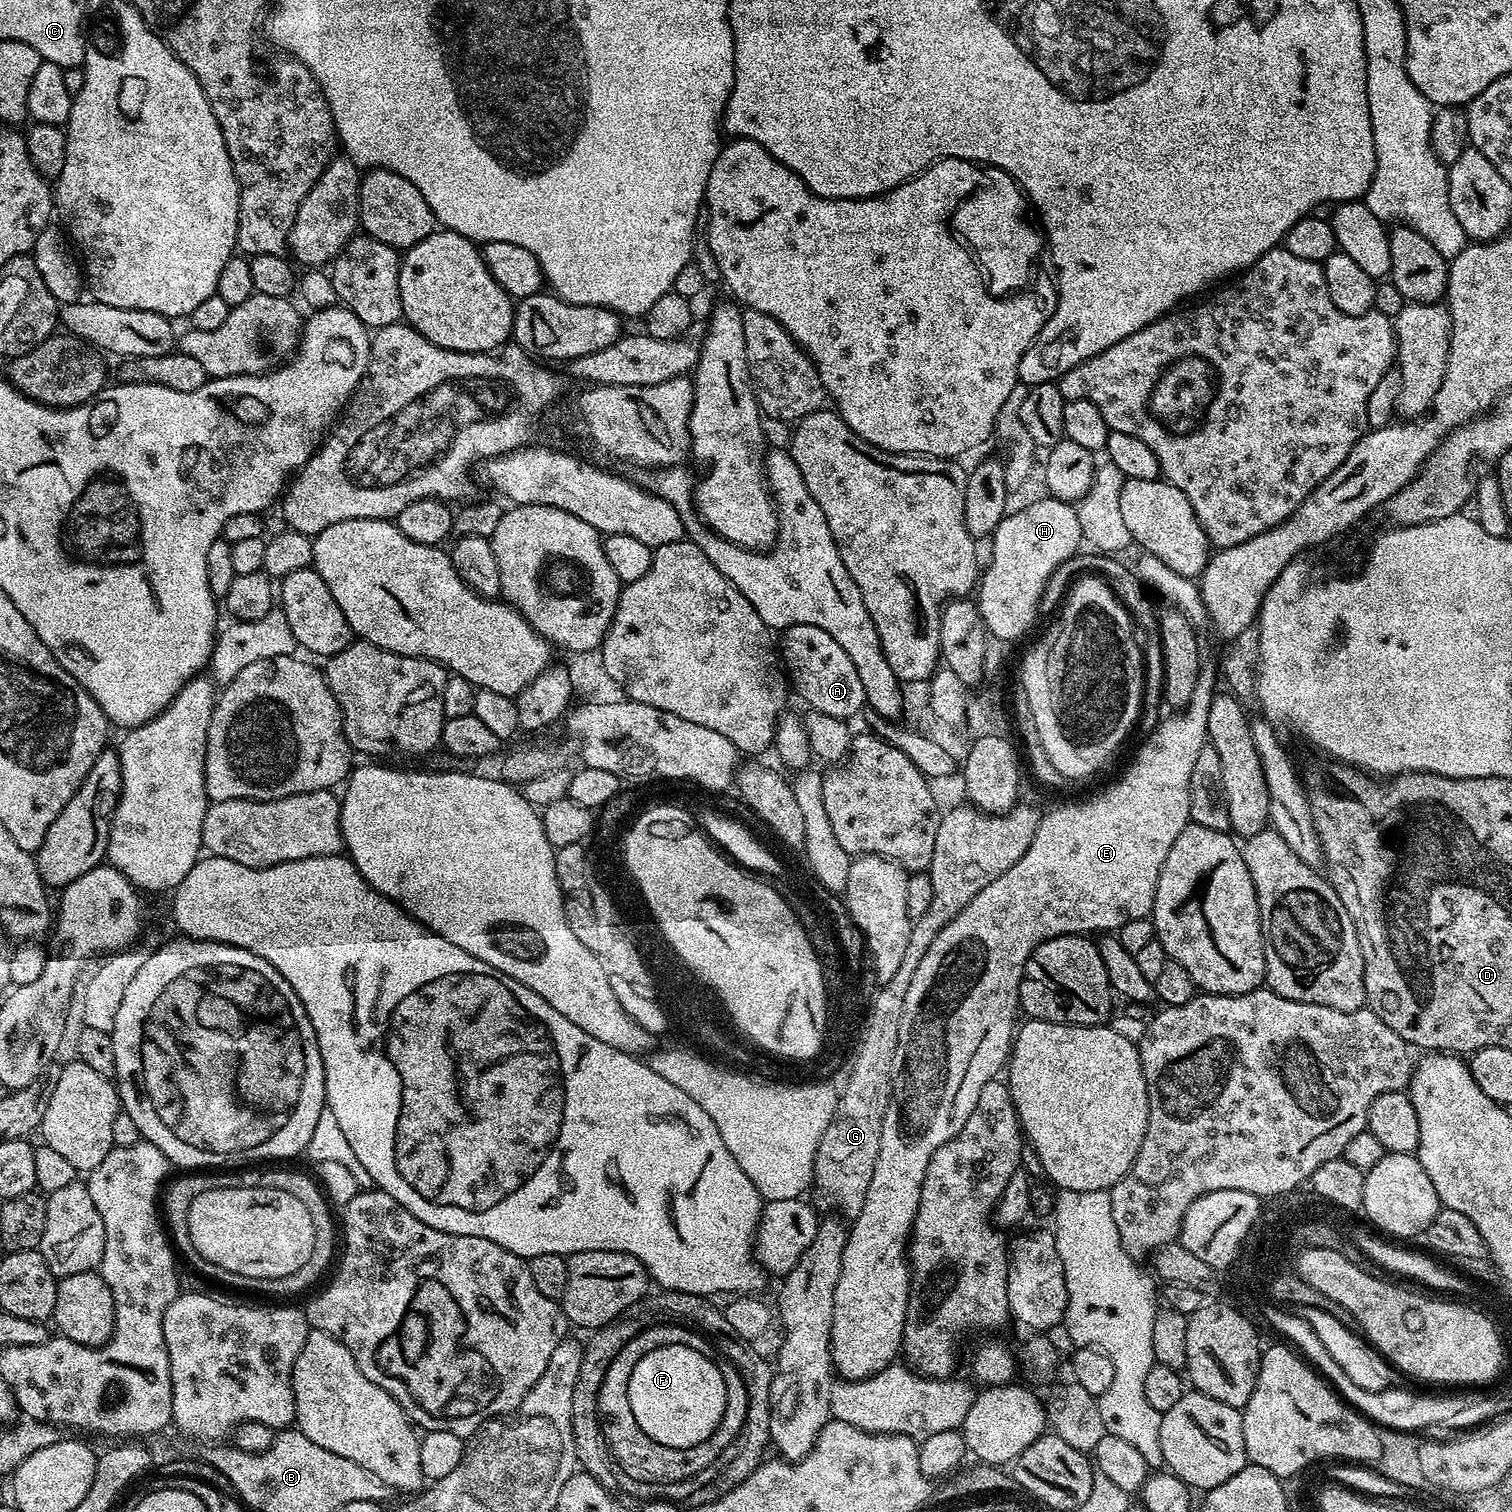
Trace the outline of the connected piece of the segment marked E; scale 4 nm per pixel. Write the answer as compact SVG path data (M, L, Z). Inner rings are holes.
M1208 666L1201 667L1200 677L1198 682L1194 686L1194 694L1188 696L1187 705L1181 707L1179 710L1173 711L1172 716L1165 715L1161 719L1160 725L1158 725L1154 731L1146 737L1143 737L1140 749L1136 752L1136 757L1132 760L1132 765L1124 772L1124 777L1121 778L1117 784L1109 786L1105 792L1097 794L1093 800L1084 800L1081 804L1064 804L1061 808L1056 808L1053 812L1044 812L1040 817L1040 824L1036 828L1036 833L1032 839L1032 845L1026 850L1026 854L1022 854L1022 858L1018 858L1018 862L1014 862L1014 866L1010 866L1010 870L1006 870L1006 874L1002 874L998 878L994 878L994 882L990 882L990 886L986 886L986 890L978 890L978 894L974 894L974 898L970 901L963 910L957 914L957 916L936 935L934 942L930 942L930 946L926 950L926 954L922 954L922 962L918 962L918 970L914 970L914 978L910 978L910 990L906 990L906 1002L902 1006L902 1014L900 1015L900 1026L898 1028L898 1046L894 1050L894 1070L892 1071L892 1098L890 1101L891 1107L889 1107L888 1113L882 1118L882 1138L878 1142L878 1162L874 1162L874 1178L870 1178L870 1190L866 1190L866 1202L862 1202L862 1210L854 1217L851 1221L848 1230L848 1241L846 1242L846 1250L842 1250L842 1274L838 1274L838 1290L834 1290L834 1318L832 1319L832 1366L833 1369L843 1379L846 1380L861 1380L867 1376L873 1376L878 1374L878 1370L882 1370L887 1364L893 1363L897 1359L898 1353L901 1351L904 1343L904 1327L906 1326L906 1310L908 1309L908 1299L912 1296L912 1270L910 1267L910 1237L912 1234L912 1223L914 1218L918 1214L918 1206L920 1205L920 1199L922 1198L922 1182L924 1181L924 1175L926 1174L926 1166L930 1166L930 1158L934 1158L934 1154L942 1146L946 1146L946 1142L950 1142L950 1138L954 1138L962 1130L962 1126L966 1126L966 1118L970 1118L970 1114L974 1114L974 1106L978 1106L978 1094L982 1094L982 1086L986 1086L986 1082L997 1079L1005 1071L1008 1057L1012 1051L1012 1041L1014 1039L1014 1029L1017 1027L1018 1019L1018 1005L1020 1002L1020 979L1024 976L1024 967L1028 964L1029 958L1032 957L1032 952L1039 944L1046 942L1050 938L1055 936L1078 936L1081 934L1096 934L1092 932L1100 932L1099 934L1112 934L1115 933L1125 922L1134 922L1134 918L1142 918L1143 916L1151 917L1152 907L1154 906L1154 894L1156 893L1156 887L1158 886L1158 874L1162 870L1162 862L1166 862L1166 854L1170 854L1170 846L1174 846L1174 838L1178 838L1178 834L1182 834L1184 827L1190 823L1188 815L1190 814L1190 773L1194 771L1194 762L1198 758L1198 754L1204 748L1204 745L1209 743L1208 738L1208 719L1210 718L1210 702L1213 696L1217 695L1218 687L1216 688L1216 680L1218 684L1218 672Z

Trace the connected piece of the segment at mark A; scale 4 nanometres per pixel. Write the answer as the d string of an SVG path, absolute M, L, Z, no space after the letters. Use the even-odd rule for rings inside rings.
M801 625L783 629L780 637L780 656L793 691L808 704L811 711L828 717L853 719L867 705L862 680L846 650L818 626Z

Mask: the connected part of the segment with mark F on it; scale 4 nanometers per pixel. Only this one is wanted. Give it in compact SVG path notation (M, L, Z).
M672 1345L653 1350L634 1366L629 1380L629 1398L634 1419L641 1430L665 1446L686 1447L705 1442L719 1425L726 1410L727 1386L720 1365L711 1355L704 1355L690 1346Z

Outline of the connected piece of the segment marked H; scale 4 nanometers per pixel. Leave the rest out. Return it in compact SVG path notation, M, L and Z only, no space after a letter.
M1042 499L1005 515L993 532L992 558L981 575L976 601L987 633L1010 642L1022 637L1038 618L1042 590L1049 576L1066 559L1079 552L1083 539L1076 508L1065 500Z

